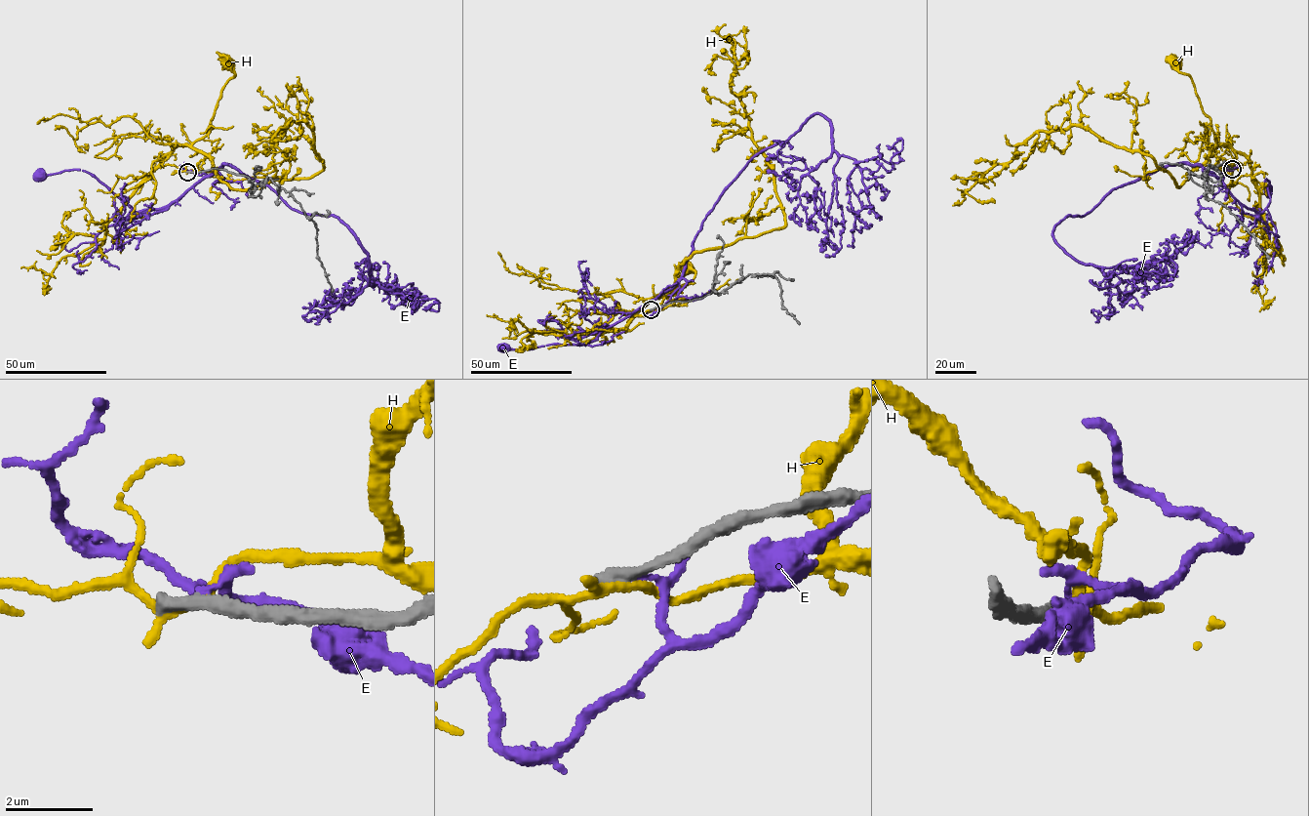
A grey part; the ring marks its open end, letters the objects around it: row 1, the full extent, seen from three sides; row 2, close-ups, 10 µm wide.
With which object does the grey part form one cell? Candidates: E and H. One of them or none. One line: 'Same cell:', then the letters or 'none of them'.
Same cell: none of them

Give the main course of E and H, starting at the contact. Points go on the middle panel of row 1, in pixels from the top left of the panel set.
E: (652, 309), (655, 312), (667, 301), (678, 283), (585, 344), (503, 347)
H: (651, 309), (660, 308), (670, 289), (654, 297), (671, 295), (694, 278), (695, 271), (688, 270)

